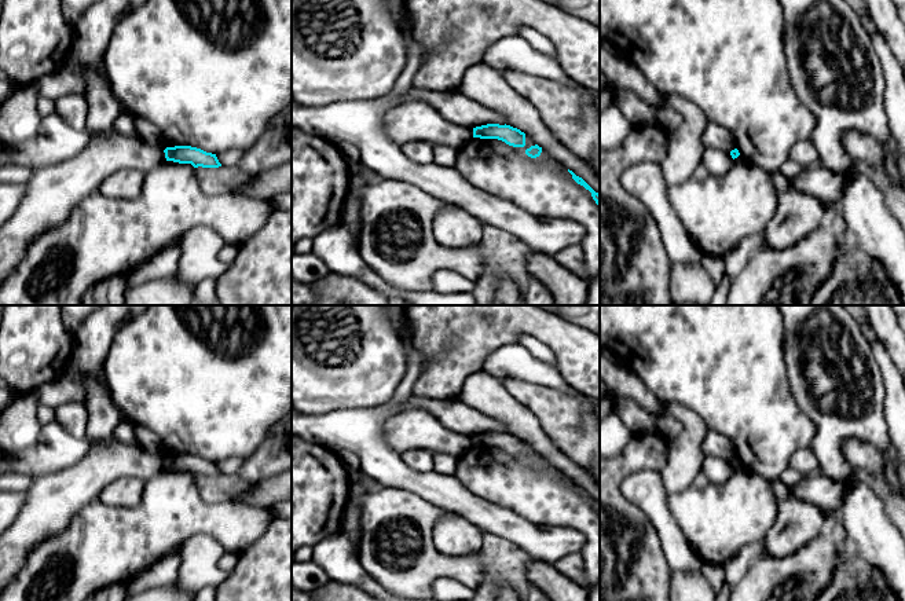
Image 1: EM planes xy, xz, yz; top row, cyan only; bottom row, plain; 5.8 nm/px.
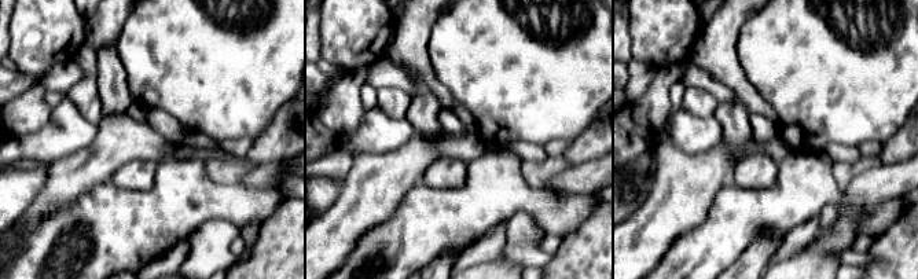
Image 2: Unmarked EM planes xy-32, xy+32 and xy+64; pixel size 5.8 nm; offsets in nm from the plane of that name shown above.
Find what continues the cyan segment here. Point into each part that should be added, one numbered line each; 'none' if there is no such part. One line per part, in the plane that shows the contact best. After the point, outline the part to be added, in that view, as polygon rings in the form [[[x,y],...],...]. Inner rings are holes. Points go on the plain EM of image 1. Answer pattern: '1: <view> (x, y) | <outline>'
none

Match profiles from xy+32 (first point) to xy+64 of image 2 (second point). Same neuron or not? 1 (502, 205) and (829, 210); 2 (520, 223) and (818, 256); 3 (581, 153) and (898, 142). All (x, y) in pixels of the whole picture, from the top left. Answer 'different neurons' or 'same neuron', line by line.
1: different neurons
2: different neurons
3: same neuron

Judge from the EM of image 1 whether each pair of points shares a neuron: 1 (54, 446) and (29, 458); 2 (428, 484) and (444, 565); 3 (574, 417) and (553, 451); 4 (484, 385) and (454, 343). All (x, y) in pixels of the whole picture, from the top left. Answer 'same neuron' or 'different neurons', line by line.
1: same neuron
2: different neurons
3: different neurons
4: different neurons

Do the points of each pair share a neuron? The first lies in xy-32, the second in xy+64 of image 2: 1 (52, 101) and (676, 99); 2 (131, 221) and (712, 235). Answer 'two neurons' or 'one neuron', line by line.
1: one neuron
2: one neuron

